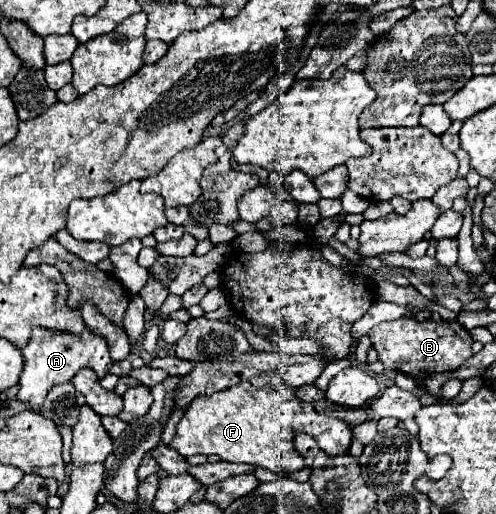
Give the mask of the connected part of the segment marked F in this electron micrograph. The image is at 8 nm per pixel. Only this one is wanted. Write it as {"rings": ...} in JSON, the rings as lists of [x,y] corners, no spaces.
{"rings":[[[247,381],[213,393],[211,397],[201,395],[193,399],[177,425],[173,441],[175,449],[183,457],[191,457],[197,453],[215,453],[223,461],[251,463],[279,475],[289,475],[303,469],[301,455],[293,447],[295,433],[313,435],[319,449],[323,449],[331,457],[347,453],[351,443],[351,431],[345,421],[319,415],[311,403],[299,401],[291,387],[281,387],[281,391],[269,391],[255,389]]]}

